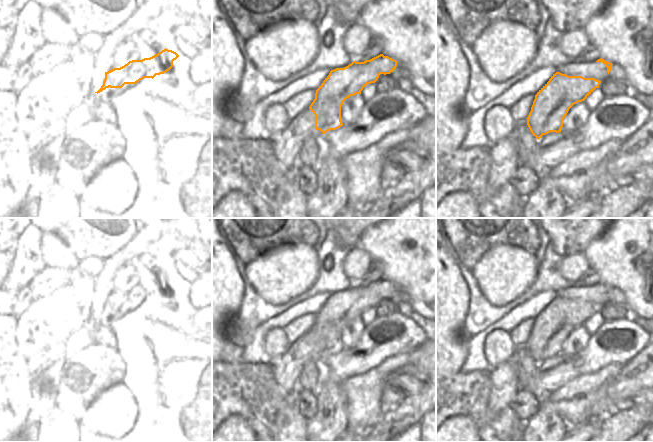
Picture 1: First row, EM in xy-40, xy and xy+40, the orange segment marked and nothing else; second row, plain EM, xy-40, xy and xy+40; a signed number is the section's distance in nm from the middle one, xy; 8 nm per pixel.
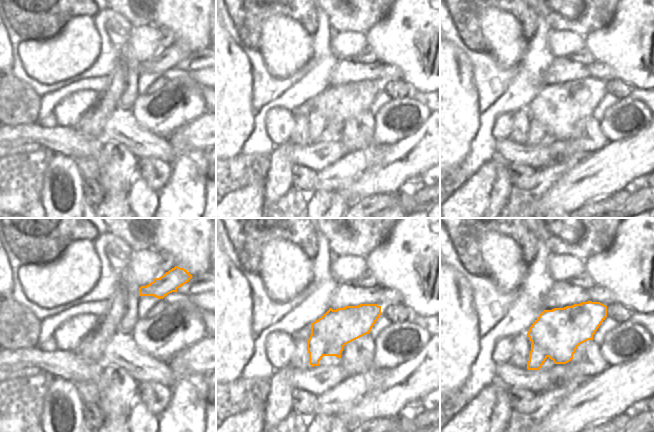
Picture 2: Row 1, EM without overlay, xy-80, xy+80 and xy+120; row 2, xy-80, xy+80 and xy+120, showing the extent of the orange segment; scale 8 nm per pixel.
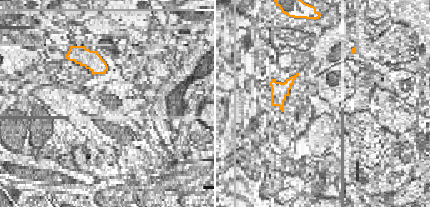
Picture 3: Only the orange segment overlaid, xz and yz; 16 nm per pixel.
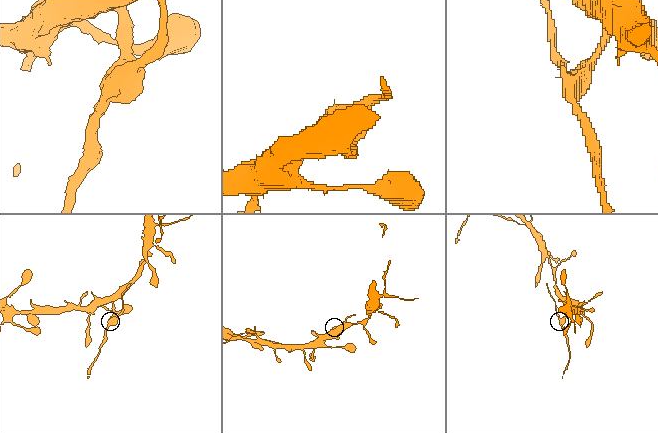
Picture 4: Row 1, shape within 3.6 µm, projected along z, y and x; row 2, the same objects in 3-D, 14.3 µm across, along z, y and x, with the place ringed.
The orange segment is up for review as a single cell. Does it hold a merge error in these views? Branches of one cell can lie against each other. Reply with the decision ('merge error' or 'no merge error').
merge error

